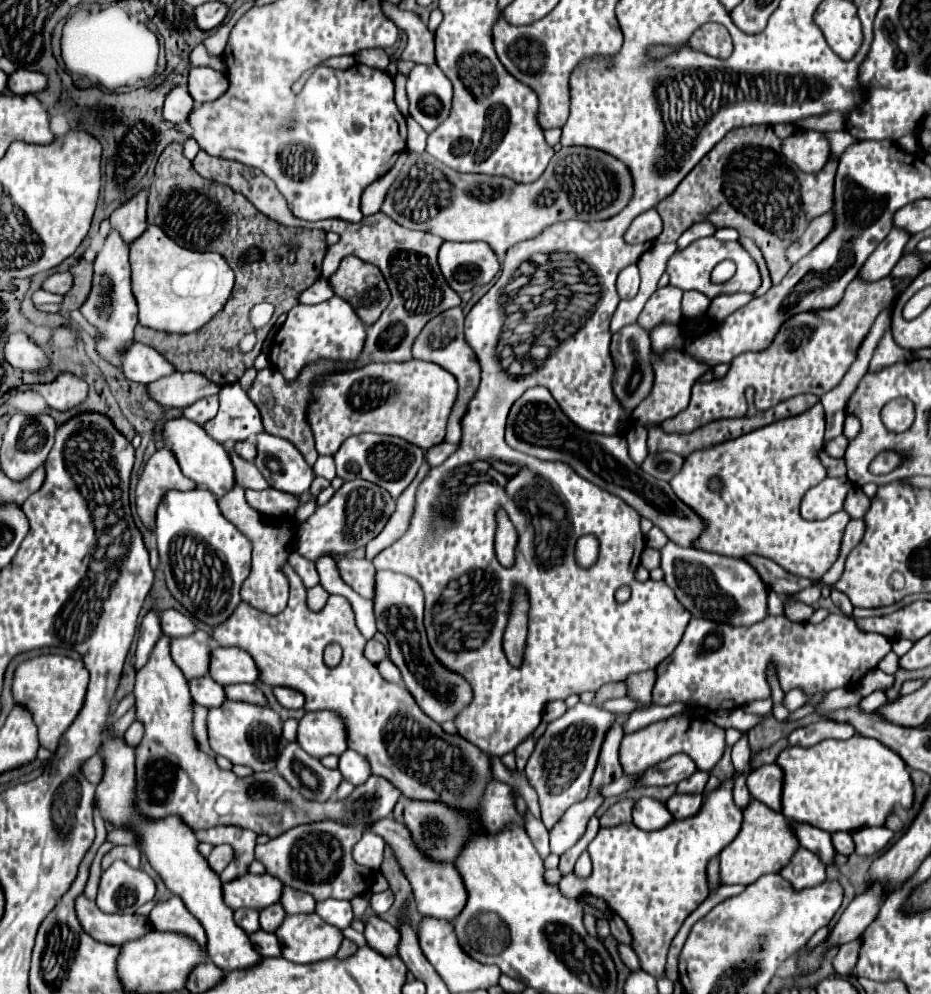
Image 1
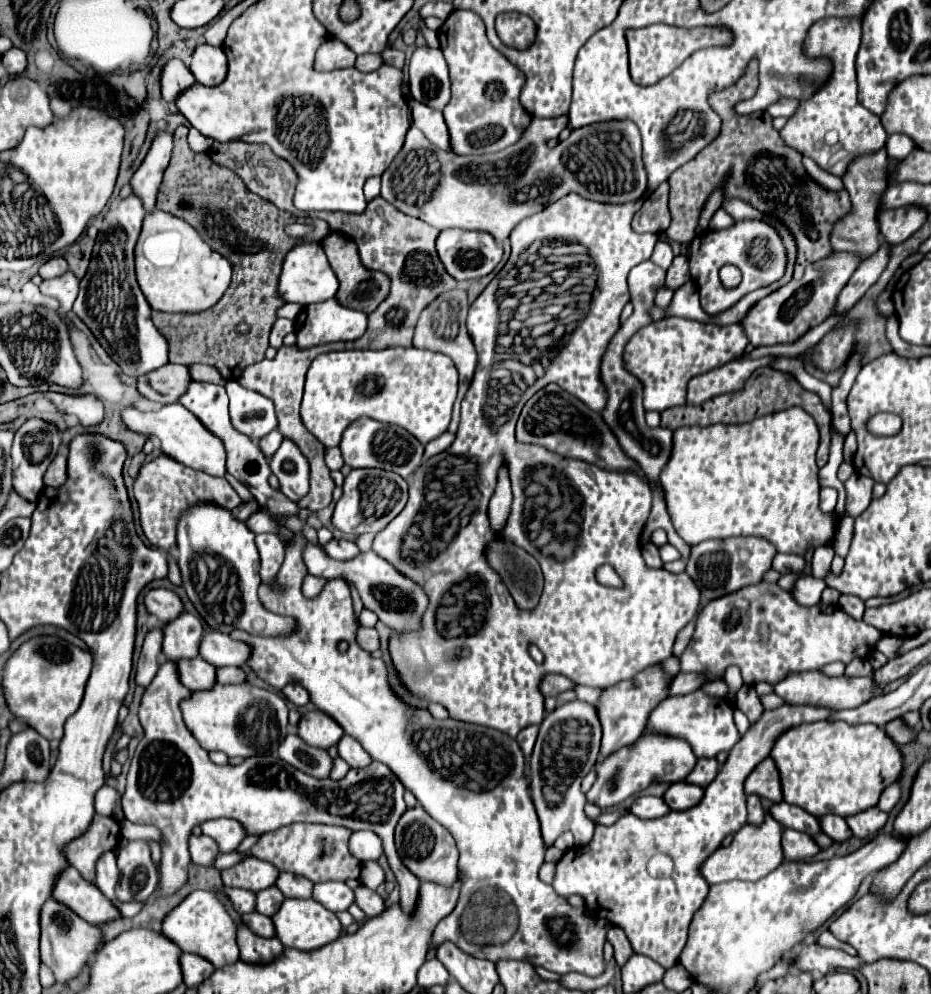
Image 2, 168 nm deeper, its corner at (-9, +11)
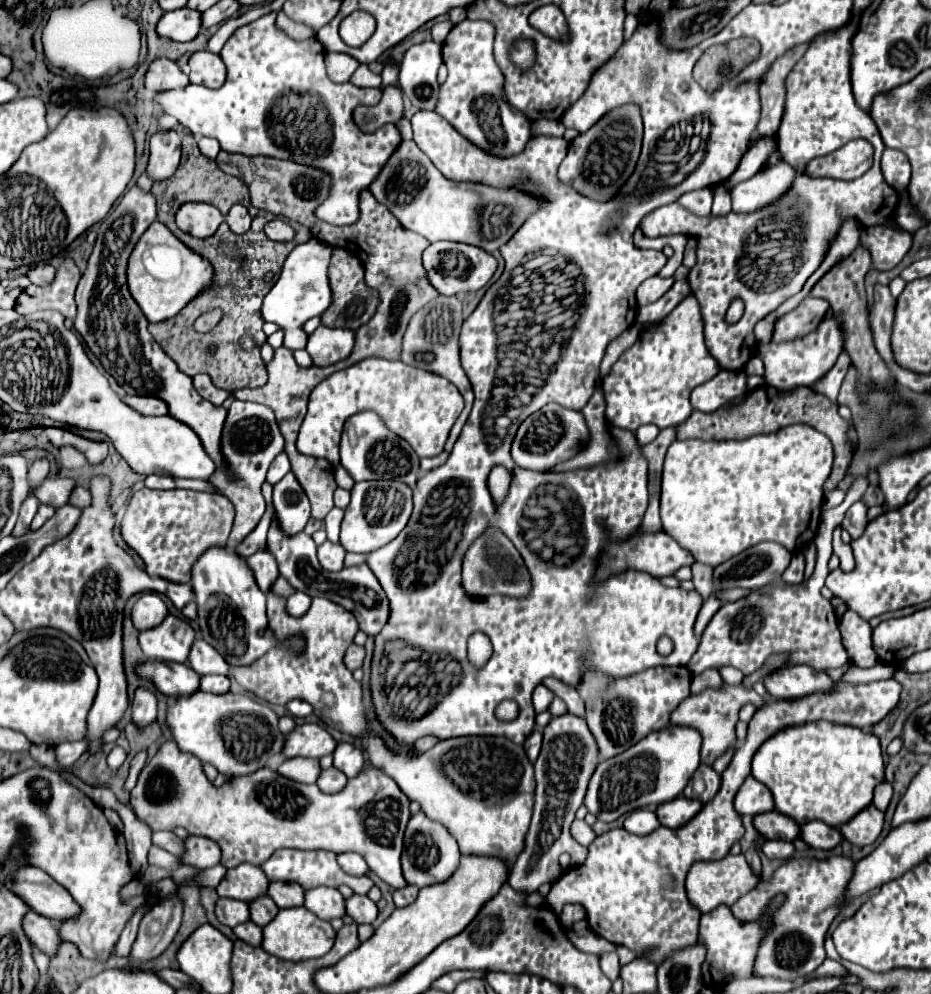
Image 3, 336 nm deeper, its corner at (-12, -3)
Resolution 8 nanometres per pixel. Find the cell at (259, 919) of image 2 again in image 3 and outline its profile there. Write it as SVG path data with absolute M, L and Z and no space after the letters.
M244 922L244 924L236 926L236 928L234 928L234 934L236 934L240 940L248 942L250 946L260 946L260 944L262 944L262 928L256 926L254 922Z

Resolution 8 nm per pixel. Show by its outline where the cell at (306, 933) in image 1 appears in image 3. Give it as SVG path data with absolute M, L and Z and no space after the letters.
M304 906L280 910L278 916L274 918L274 922L264 926L262 930L264 930L262 948L268 954L272 954L272 956L276 956L280 960L292 960L292 962L310 960L310 958L322 958L324 954L330 952L330 948L334 946L334 938L336 938L336 932L330 926L330 922L320 920L318 916L314 916Z

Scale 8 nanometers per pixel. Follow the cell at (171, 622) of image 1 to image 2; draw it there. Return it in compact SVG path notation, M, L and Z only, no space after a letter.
M157 588L157 590L149 590L143 598L143 604L147 608L149 614L157 616L157 620L161 624L177 618L183 610L183 604L179 600L179 596L171 590L165 590L165 588Z

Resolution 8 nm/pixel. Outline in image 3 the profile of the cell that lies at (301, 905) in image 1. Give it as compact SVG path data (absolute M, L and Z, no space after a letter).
M272 882L268 896L278 904L278 908L292 908L304 904L304 888L294 882Z

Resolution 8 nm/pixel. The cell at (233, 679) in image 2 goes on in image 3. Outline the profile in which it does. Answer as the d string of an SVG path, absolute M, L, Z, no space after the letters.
M202 676L200 690L210 694L226 694L230 690L230 680L226 676Z

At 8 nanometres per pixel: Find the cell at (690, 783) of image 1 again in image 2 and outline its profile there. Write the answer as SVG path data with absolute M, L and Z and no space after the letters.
M699 758L695 768L691 770L691 774L685 778L689 784L697 784L701 788L709 786L713 782L713 778L719 772L719 762L715 758Z

